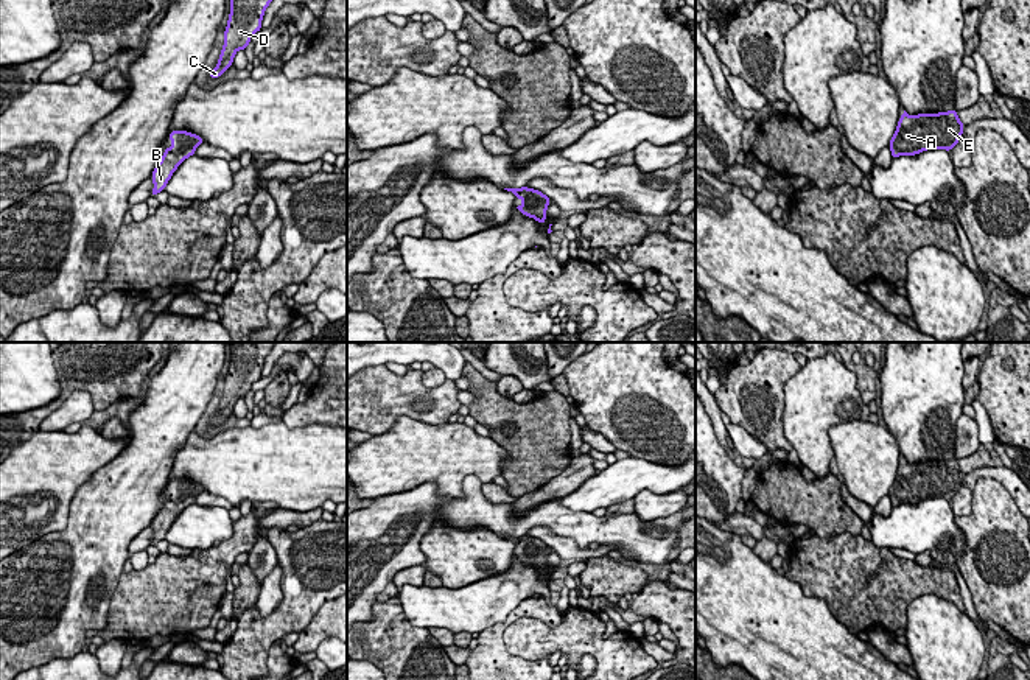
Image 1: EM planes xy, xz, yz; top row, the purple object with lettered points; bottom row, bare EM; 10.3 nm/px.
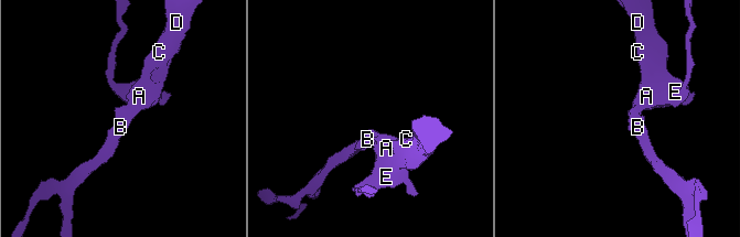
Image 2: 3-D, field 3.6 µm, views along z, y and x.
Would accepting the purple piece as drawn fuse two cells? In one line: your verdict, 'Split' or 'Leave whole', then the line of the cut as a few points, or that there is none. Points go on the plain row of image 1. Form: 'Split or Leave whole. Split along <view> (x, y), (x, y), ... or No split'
Leave whole. No split

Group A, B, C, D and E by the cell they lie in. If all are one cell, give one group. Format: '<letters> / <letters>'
A B C D E

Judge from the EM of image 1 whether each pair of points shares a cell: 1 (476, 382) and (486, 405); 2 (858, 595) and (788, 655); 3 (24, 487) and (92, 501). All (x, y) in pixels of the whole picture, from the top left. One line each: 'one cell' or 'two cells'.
1: one cell
2: two cells
3: two cells

